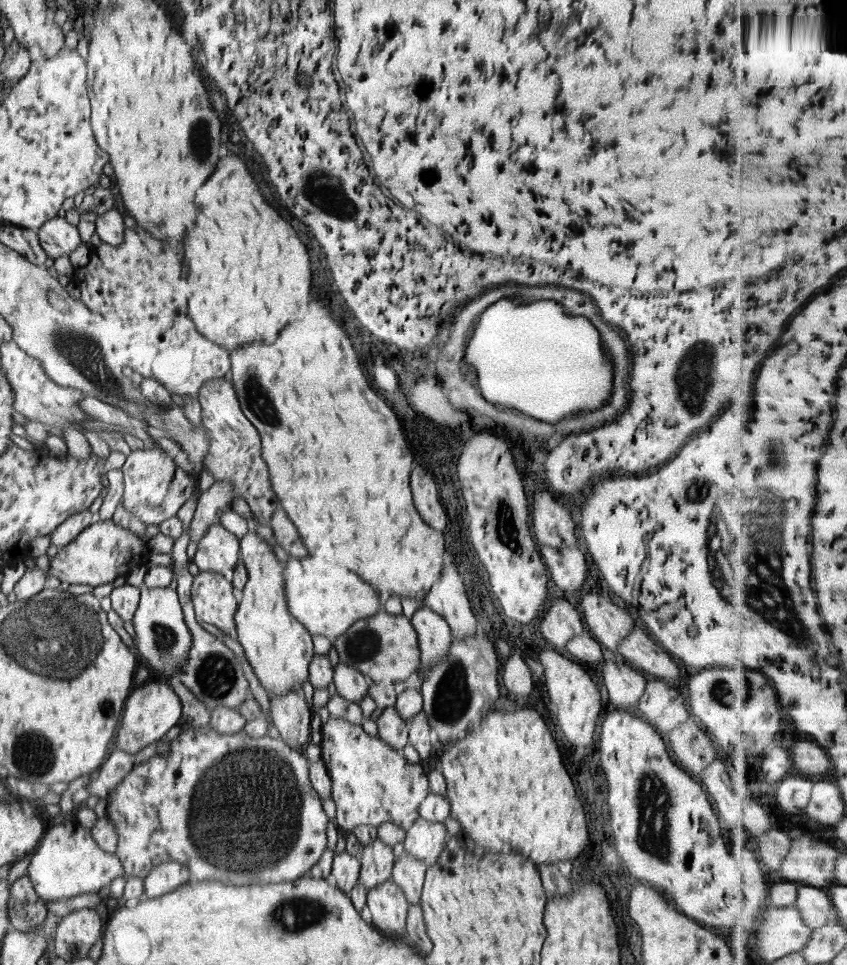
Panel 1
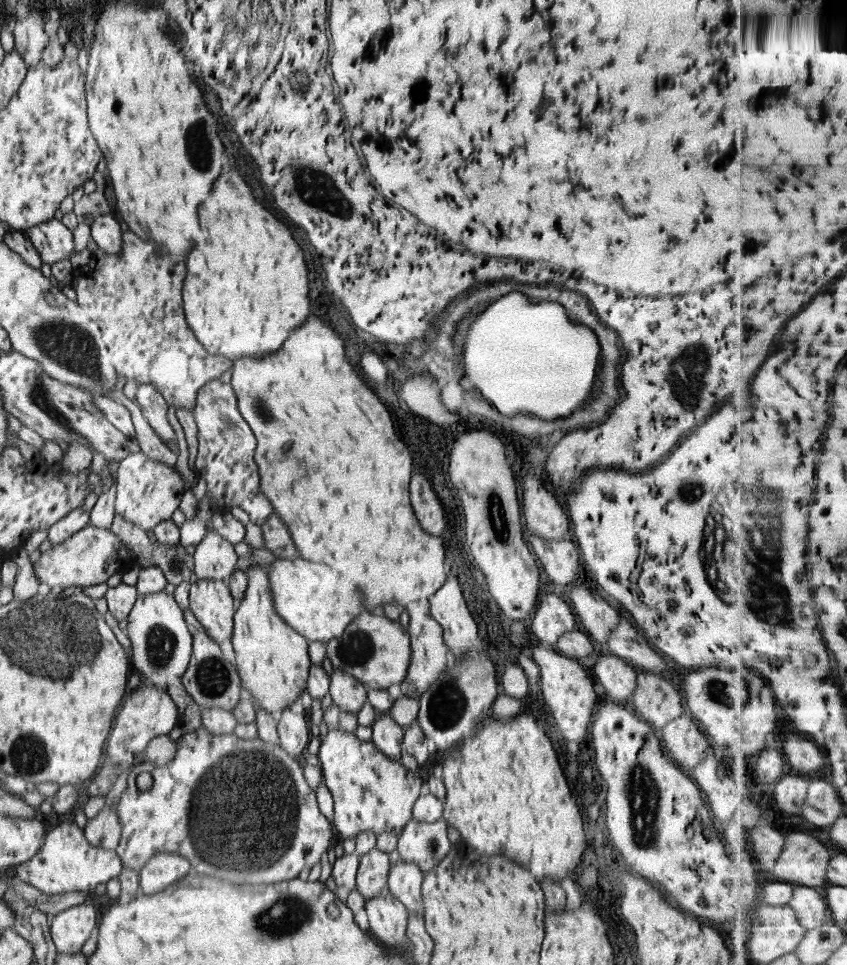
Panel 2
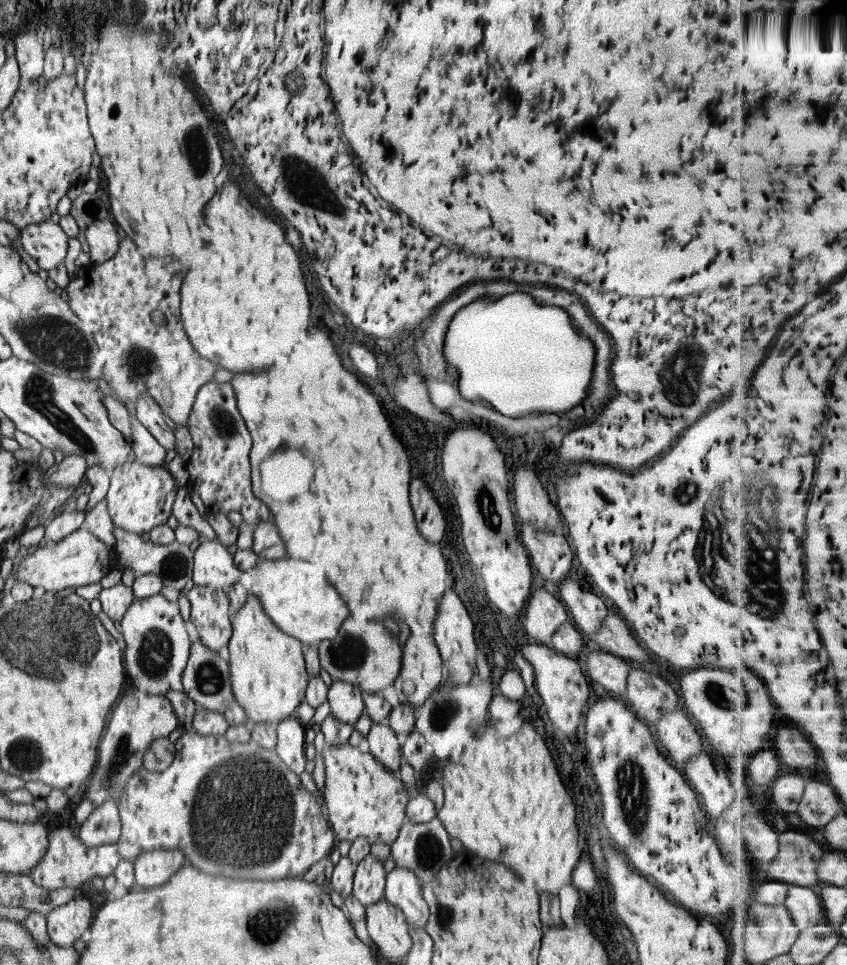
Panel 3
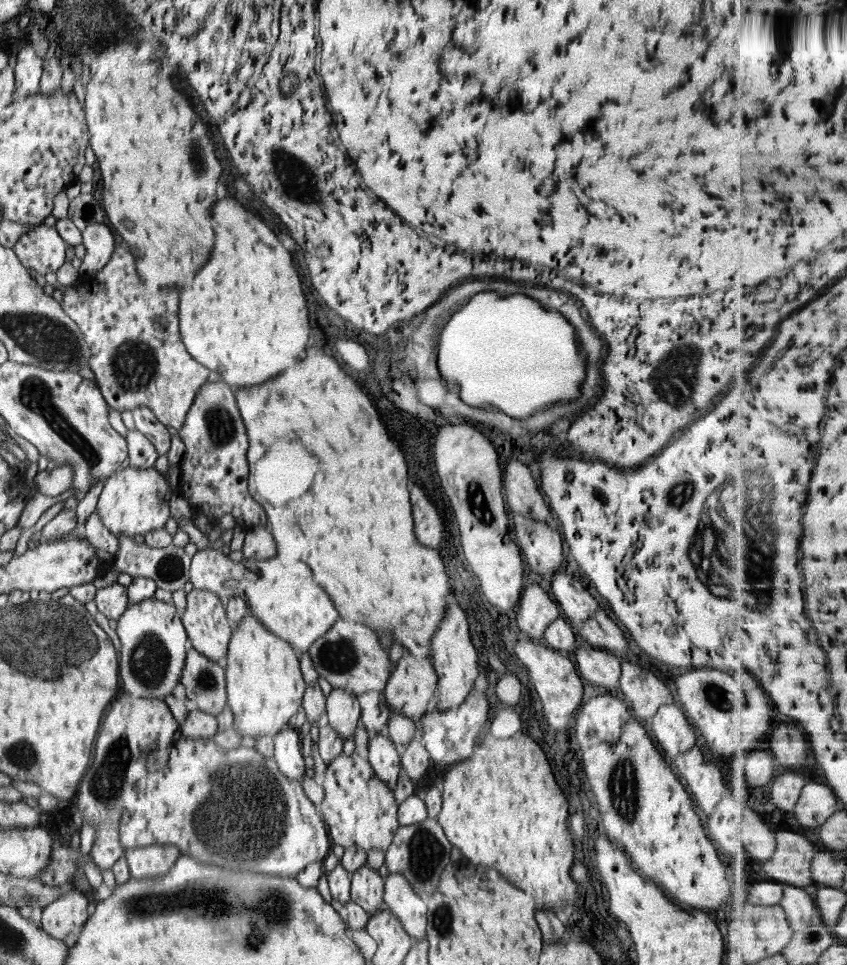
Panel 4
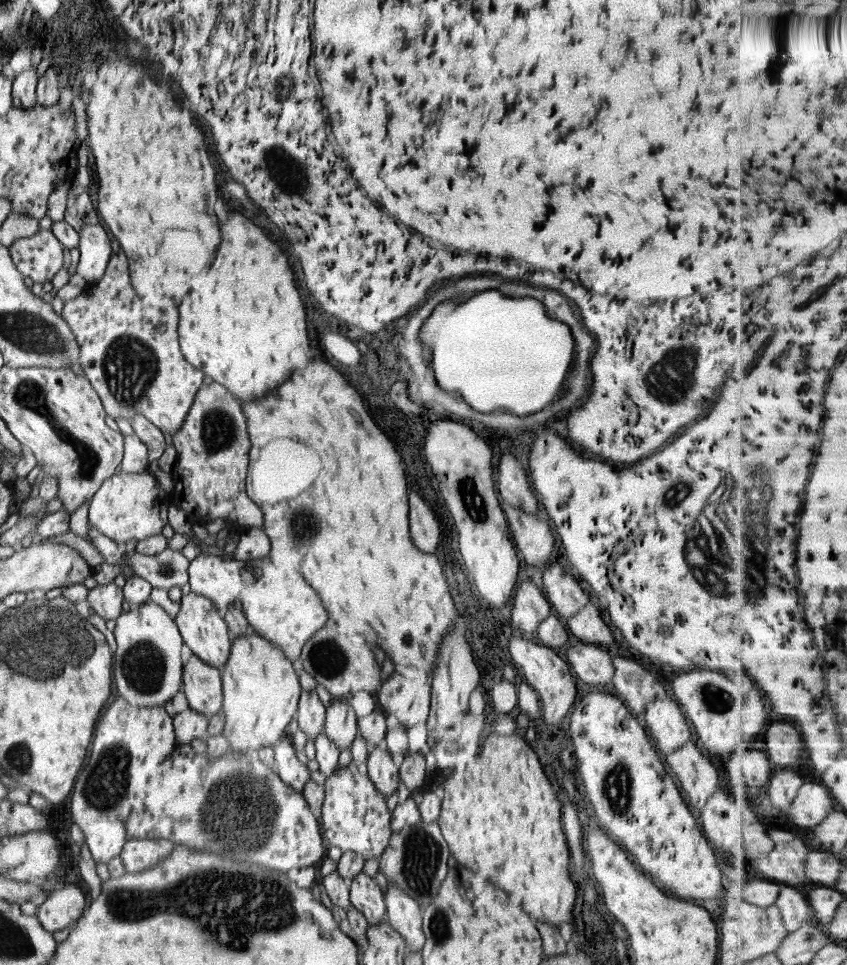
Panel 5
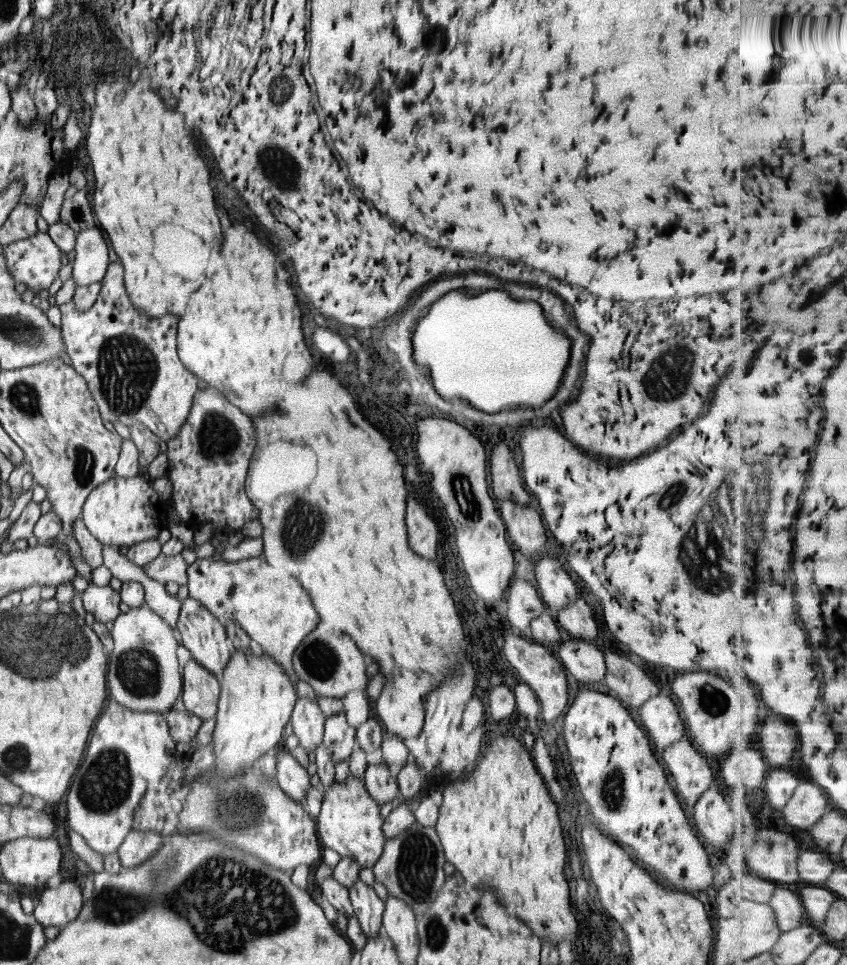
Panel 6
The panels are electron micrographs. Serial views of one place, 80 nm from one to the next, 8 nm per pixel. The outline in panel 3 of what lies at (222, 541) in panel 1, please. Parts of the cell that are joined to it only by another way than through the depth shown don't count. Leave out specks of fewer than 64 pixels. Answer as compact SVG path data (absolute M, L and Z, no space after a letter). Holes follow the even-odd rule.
M201 537L193 553L193 578L196 585L221 588L226 594L240 578L233 554L217 538Z

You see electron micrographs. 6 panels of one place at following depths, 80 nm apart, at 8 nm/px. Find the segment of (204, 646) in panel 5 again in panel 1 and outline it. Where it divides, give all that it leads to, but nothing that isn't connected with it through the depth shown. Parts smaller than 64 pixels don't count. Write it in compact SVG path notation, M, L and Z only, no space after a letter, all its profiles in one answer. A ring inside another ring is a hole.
M200 571L193 576L191 599L198 620L213 624L233 639L237 638L235 614L239 602L231 580L217 572Z

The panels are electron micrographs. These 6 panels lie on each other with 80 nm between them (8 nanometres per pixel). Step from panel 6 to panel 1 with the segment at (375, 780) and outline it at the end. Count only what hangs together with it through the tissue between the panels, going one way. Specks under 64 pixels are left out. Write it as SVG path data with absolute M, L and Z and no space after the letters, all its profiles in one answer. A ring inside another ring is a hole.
M388 706L378 711L374 716L378 726L378 738L399 752L408 743L408 722L400 718L395 706Z

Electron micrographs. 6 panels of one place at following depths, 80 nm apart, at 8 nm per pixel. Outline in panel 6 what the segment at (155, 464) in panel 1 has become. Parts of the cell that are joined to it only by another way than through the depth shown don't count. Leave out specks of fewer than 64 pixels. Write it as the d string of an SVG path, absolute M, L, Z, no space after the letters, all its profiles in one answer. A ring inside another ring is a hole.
M142 472L129 478L114 476L99 484L88 495L80 518L103 546L119 548L156 539L165 528L167 515L166 505L154 490L152 480Z

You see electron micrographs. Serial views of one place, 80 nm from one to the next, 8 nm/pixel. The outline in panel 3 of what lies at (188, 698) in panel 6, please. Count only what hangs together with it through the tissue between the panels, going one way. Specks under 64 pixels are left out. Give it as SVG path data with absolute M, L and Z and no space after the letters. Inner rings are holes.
M199 638L191 643L189 659L182 673L183 691L204 709L223 714L235 701L232 692L231 670L228 658L222 658L215 650L209 649Z

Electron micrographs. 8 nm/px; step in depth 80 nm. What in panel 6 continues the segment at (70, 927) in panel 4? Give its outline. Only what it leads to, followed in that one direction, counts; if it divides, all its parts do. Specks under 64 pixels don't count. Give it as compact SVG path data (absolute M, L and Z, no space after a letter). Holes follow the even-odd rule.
M56 880L51 887L42 890L42 895L35 903L34 912L32 916L43 926L64 926L72 922L81 911L83 907L84 896L80 892L80 888L74 882L63 882Z

